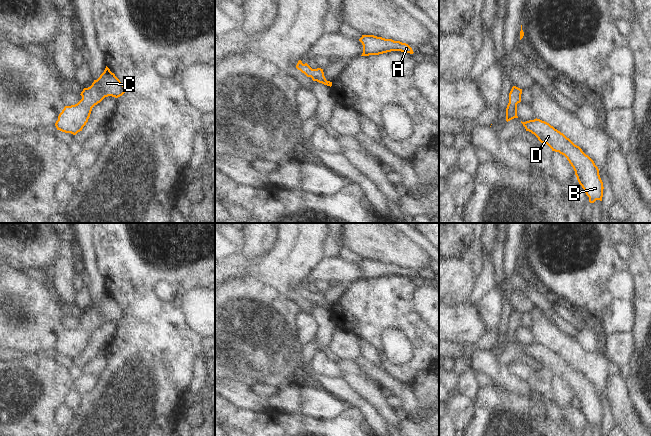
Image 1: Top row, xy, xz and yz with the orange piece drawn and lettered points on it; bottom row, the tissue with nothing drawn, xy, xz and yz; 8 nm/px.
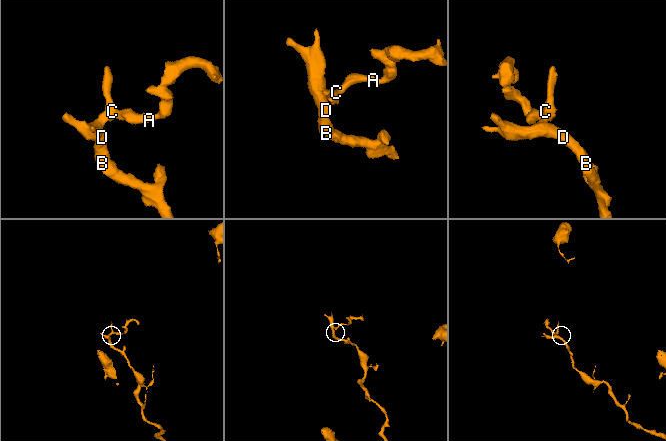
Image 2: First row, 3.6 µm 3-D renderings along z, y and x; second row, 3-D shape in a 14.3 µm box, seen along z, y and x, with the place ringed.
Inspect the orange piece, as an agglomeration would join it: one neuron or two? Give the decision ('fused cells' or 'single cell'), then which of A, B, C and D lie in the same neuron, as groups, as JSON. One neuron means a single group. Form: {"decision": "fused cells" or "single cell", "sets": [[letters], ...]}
{"decision": "single cell", "sets": [["A", "B", "C", "D"]]}

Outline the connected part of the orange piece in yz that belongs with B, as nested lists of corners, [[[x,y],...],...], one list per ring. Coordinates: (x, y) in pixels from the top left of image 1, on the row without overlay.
[[[540,343],[521,345],[521,347],[526,355],[534,358],[541,367],[547,368],[552,375],[559,376],[567,382],[575,395],[579,408],[589,421],[590,427],[596,424],[602,425],[604,411],[599,393],[579,370],[549,347]]]

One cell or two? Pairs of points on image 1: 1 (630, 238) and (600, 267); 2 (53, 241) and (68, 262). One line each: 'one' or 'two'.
1: two
2: two

